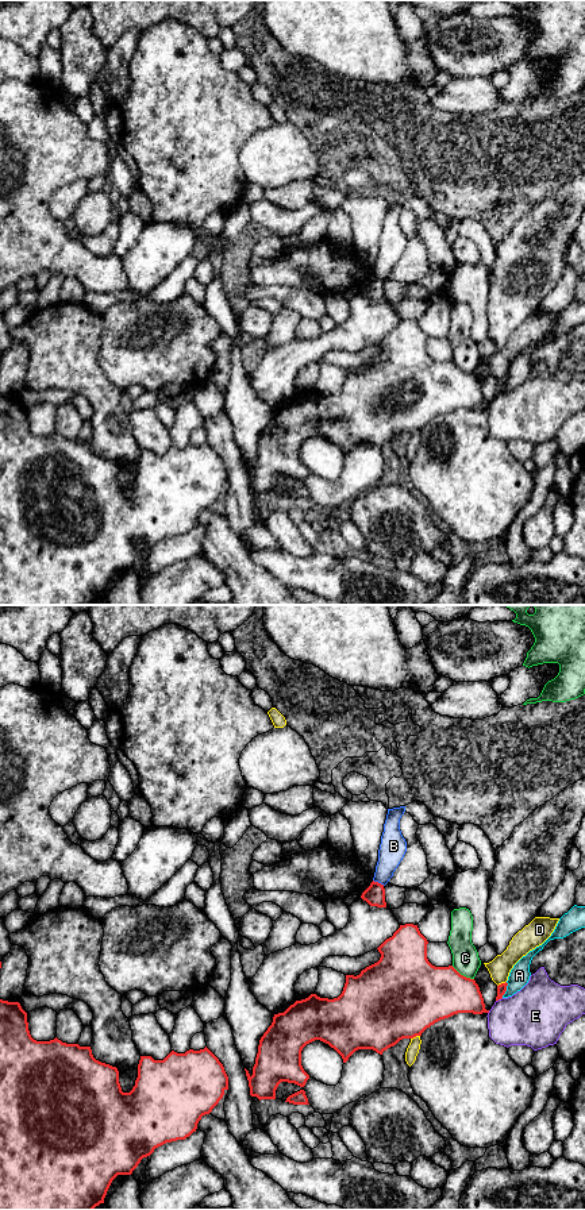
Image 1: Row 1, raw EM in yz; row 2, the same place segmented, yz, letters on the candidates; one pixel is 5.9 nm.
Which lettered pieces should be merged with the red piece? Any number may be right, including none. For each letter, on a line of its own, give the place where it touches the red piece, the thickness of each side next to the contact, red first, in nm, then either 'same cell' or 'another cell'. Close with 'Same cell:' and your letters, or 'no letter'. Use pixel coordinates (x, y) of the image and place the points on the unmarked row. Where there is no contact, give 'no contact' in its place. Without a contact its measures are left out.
A: contact yz (505, 385); calibres 60 and 120 nm; another cell
B: contact yz (377, 277); calibres 120 and 160 nm; another cell
C: contact yz (462, 370); calibres 360 and 160 nm; another cell
D: contact yz (501, 378); calibres 60 and 130 nm; another cell
E: contact yz (499, 393); calibres 60 and 360 nm; another cell
Same cell: no letter

